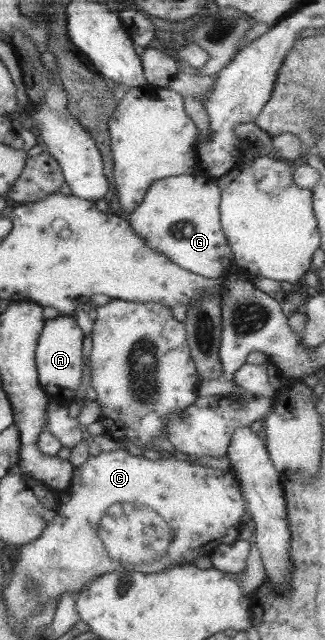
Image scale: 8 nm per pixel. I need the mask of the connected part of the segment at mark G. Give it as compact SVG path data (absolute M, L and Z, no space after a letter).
M201 173L160 178L151 183L143 202L140 202L139 207L129 214L129 224L152 249L157 249L181 268L207 278L223 277L230 267L234 266L234 254L220 224L220 194L221 189L217 186L216 181L202 176Z

